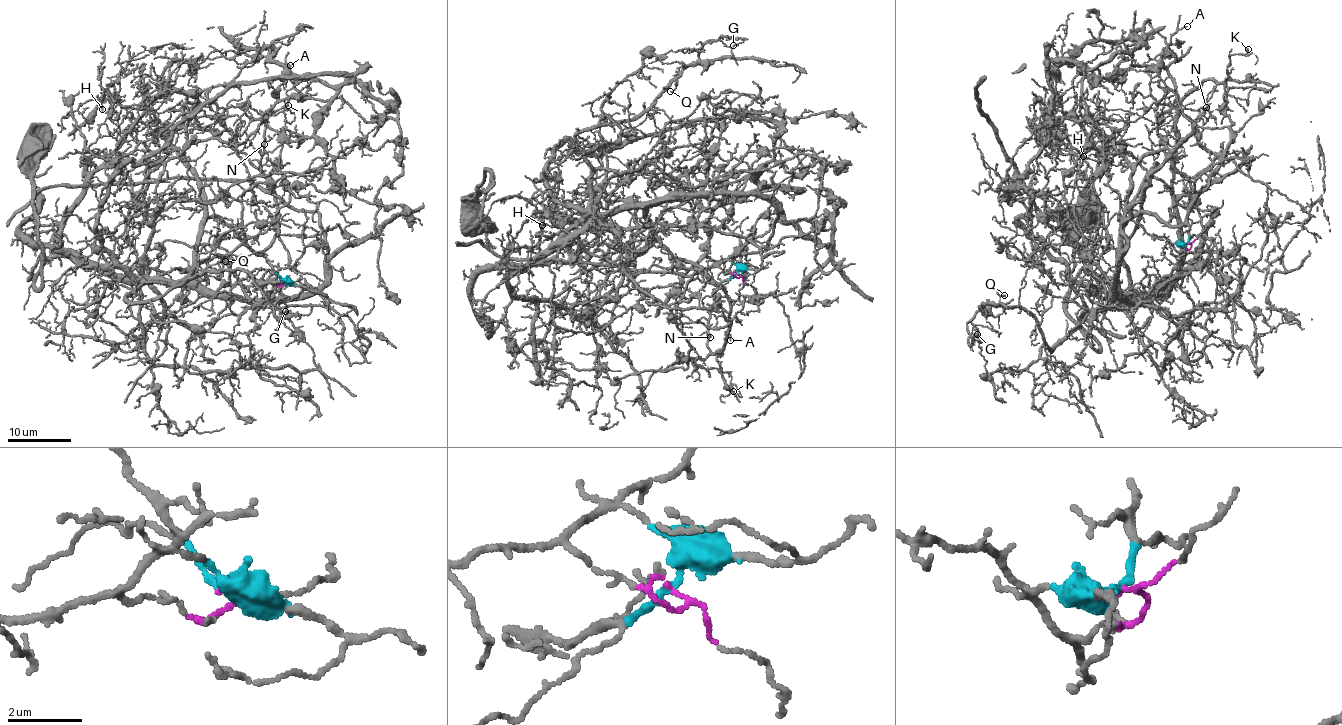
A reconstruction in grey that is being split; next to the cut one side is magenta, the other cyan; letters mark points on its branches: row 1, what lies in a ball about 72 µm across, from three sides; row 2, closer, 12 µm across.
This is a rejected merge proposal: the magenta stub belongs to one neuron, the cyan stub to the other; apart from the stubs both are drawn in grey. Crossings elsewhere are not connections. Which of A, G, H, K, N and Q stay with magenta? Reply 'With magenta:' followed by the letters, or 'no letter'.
With magenta: G, Q

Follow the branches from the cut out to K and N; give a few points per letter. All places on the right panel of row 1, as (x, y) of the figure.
K: (1187, 244), (1187, 217), (1229, 142), (1233, 121), (1223, 97), (1226, 66), (1233, 53), (1245, 54), (1248, 48)
N: (1187, 244), (1193, 202), (1203, 191), (1231, 132), (1226, 126), (1202, 128), (1197, 123), (1207, 107)

